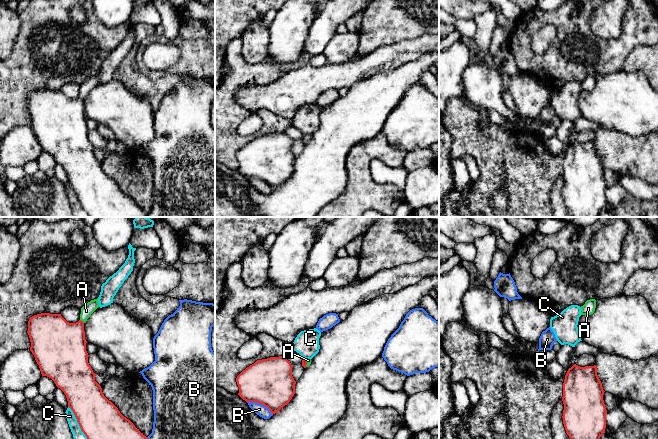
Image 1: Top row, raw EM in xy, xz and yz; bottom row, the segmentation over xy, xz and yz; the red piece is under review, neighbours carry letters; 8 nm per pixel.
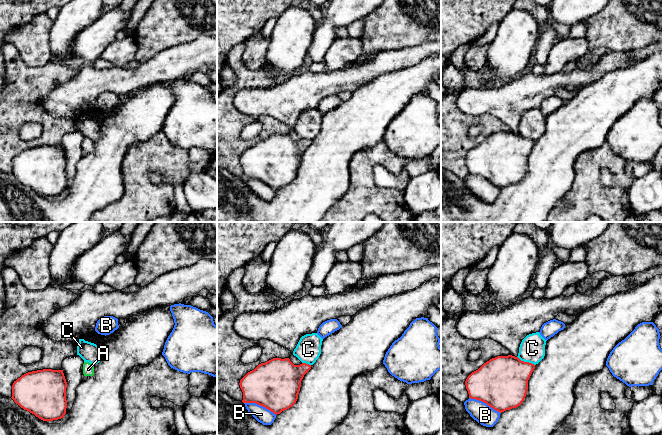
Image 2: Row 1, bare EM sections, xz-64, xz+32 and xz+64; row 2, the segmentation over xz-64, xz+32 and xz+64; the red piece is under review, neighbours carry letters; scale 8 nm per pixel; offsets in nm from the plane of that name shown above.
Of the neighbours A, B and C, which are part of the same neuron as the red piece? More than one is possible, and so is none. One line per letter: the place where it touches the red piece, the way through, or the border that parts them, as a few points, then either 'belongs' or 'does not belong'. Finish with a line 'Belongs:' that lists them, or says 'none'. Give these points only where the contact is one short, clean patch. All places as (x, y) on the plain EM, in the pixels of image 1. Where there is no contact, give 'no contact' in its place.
A: xy (82, 97) | across xy (62, 121), (82, 97), (86, 87) | belongs
B: xz (260, 179) | does not belong
C: xy (78, 199) | does not belong
Belongs: A

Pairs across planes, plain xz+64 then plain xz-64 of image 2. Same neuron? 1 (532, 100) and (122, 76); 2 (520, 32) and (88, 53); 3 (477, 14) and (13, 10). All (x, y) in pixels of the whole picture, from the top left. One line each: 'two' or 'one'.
1: one
2: two
3: one

